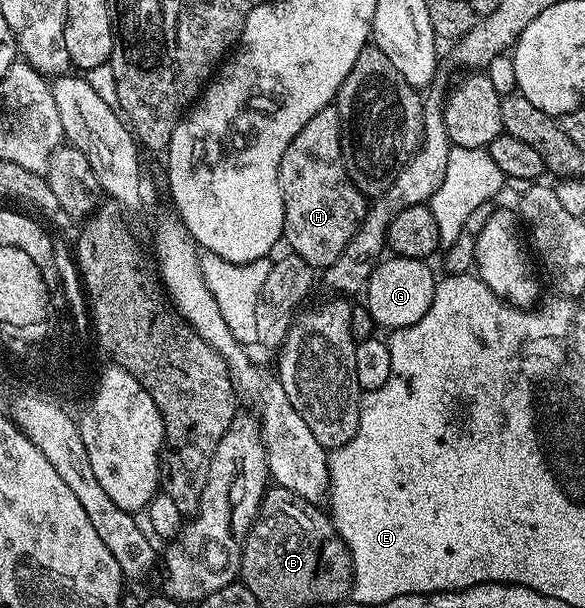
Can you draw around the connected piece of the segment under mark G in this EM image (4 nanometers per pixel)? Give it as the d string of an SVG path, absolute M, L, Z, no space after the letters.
M396 255L387 257L378 262L374 272L371 274L367 285L364 289L364 305L371 314L372 321L375 325L386 327L386 330L400 329L408 327L410 324L417 323L418 320L426 314L430 303L434 298L436 291L437 277L434 276L430 265L425 259L412 257L398 257Z

